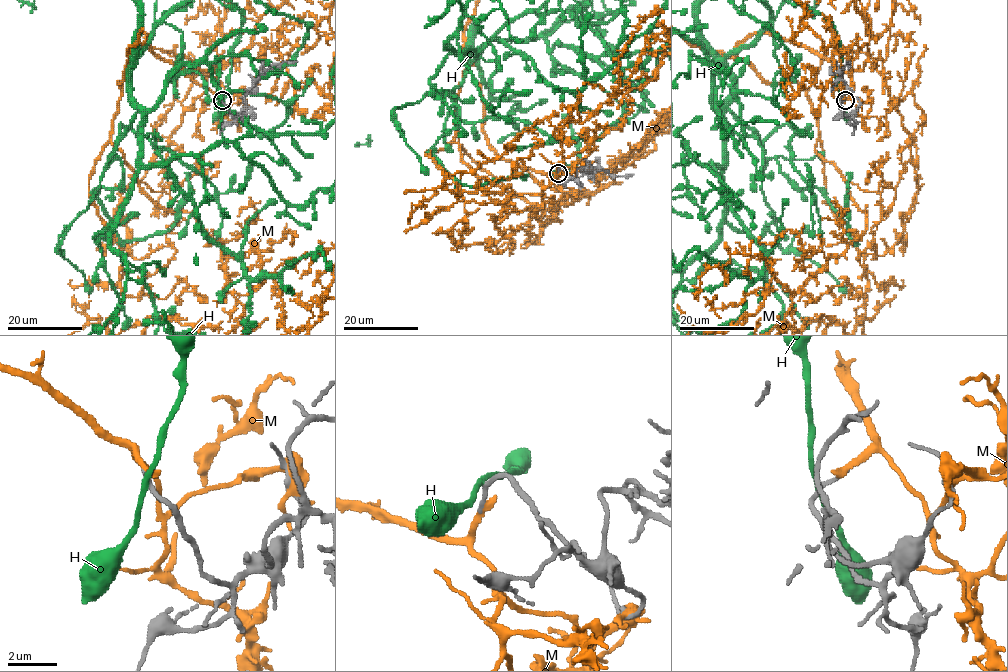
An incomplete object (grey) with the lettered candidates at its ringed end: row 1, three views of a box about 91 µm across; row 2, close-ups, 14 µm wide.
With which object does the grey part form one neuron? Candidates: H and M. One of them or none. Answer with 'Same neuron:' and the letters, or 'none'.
Same neuron: none

